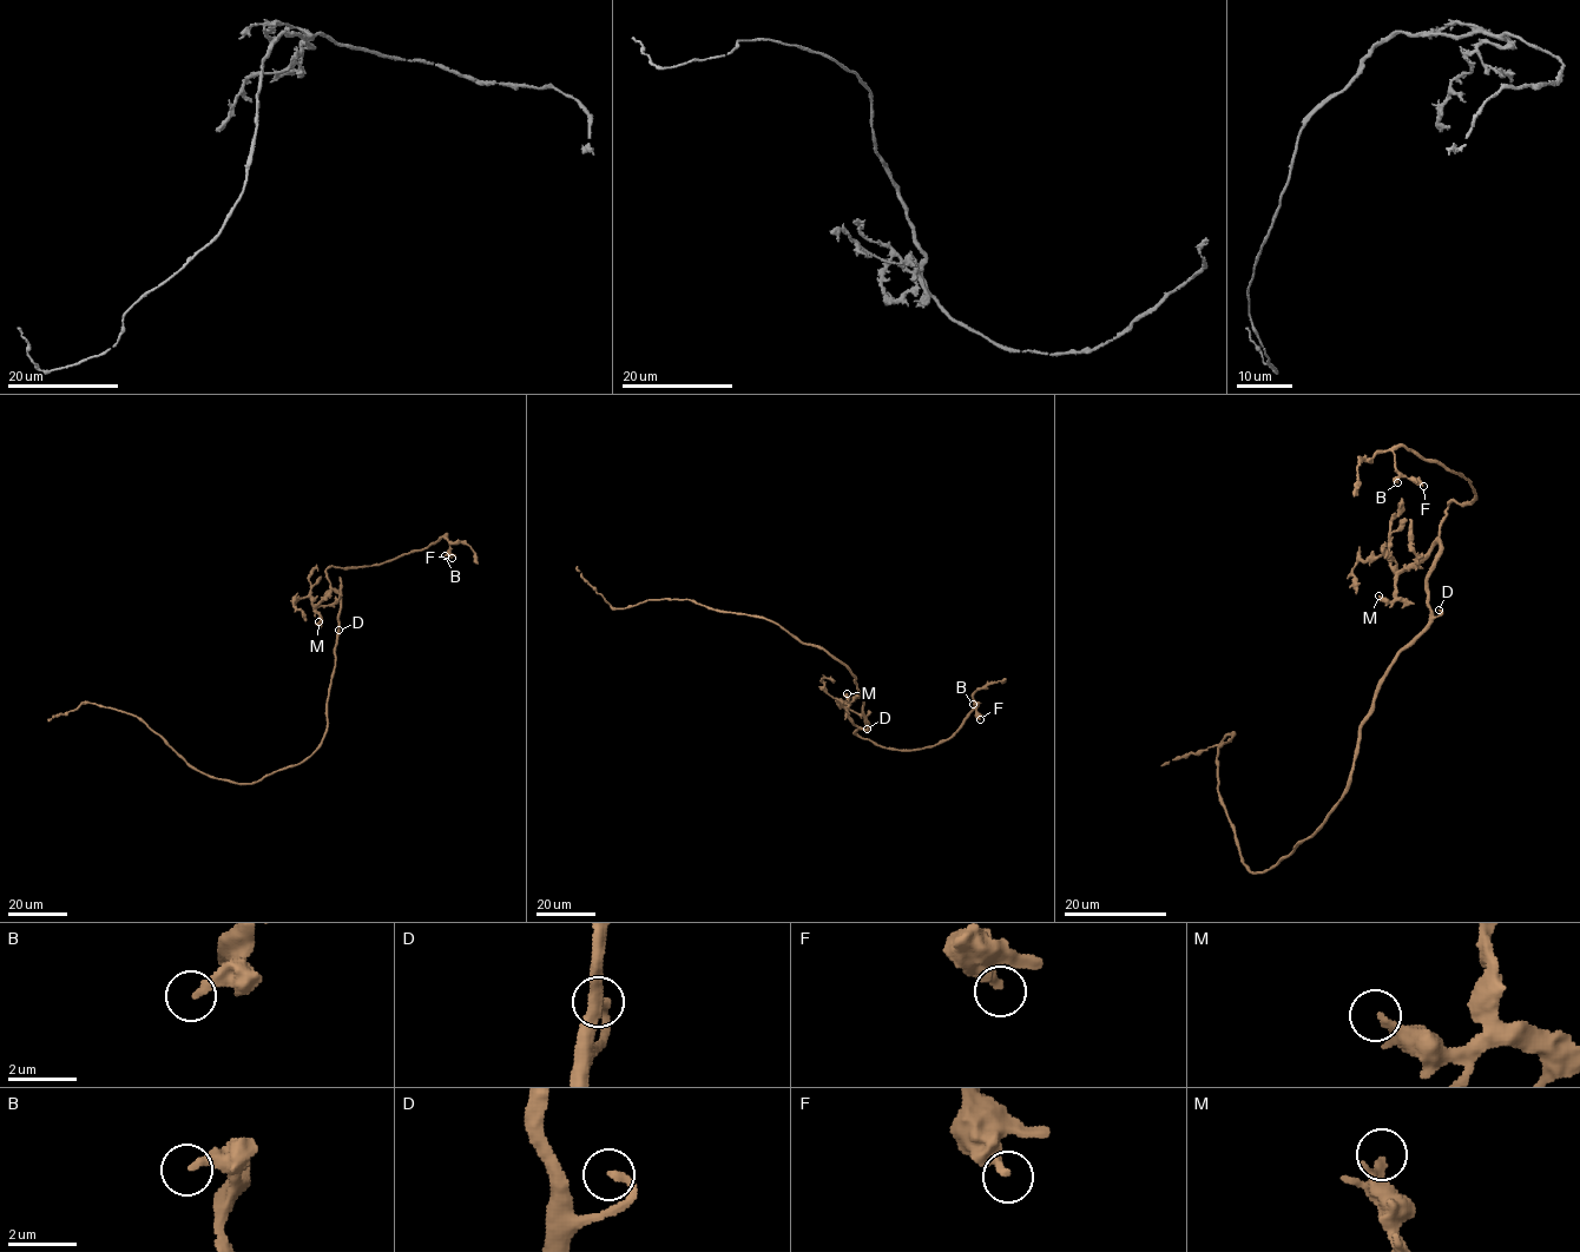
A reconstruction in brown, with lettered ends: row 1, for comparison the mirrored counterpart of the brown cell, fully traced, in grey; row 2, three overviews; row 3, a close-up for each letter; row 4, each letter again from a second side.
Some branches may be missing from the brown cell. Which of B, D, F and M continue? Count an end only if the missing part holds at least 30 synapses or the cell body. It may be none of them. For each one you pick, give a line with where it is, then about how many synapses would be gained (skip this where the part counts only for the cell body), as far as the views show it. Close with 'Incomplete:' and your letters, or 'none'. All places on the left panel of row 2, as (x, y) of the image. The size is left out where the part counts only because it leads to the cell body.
D: at (338, 630); about 130 synapses
Incomplete: D

